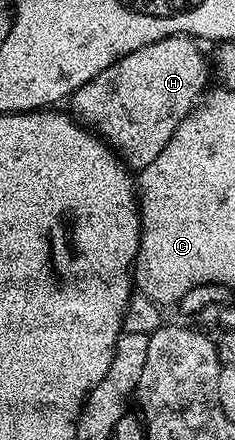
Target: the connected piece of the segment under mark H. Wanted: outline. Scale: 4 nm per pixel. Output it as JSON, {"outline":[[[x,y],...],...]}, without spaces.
{"outline":[[[170,36],[113,61],[69,97],[74,119],[104,137],[128,169],[149,166],[208,87],[209,60],[198,46],[190,36]]]}

